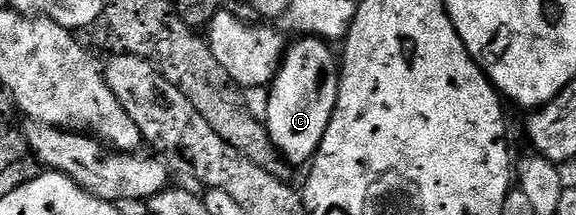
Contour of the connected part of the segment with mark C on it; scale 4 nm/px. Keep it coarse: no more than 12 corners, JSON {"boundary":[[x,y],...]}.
{"boundary":[[329,44],[282,54],[264,124],[291,166],[314,160],[338,98]]}

